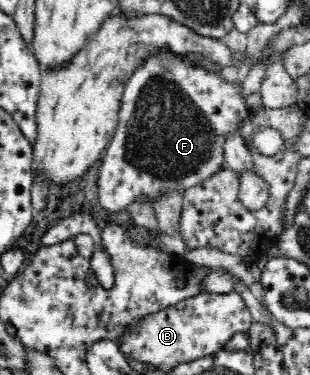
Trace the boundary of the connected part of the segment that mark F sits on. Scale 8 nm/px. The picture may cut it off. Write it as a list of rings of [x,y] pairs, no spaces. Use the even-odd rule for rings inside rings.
[[[161,50],[160,52],[149,54],[133,70],[133,73],[127,79],[123,95],[120,101],[118,111],[118,125],[115,135],[109,146],[104,149],[101,165],[99,165],[99,177],[97,177],[97,187],[99,188],[98,208],[100,210],[118,211],[125,216],[125,210],[131,208],[134,204],[149,204],[153,207],[158,200],[165,198],[170,192],[185,191],[201,185],[203,181],[208,181],[213,176],[226,169],[226,144],[230,136],[240,136],[243,121],[249,120],[251,114],[249,108],[245,106],[245,94],[243,93],[243,81],[231,81],[227,74],[223,77],[220,71],[211,71],[209,67],[203,67],[203,64],[197,64],[185,55],[175,53],[173,50]]]

